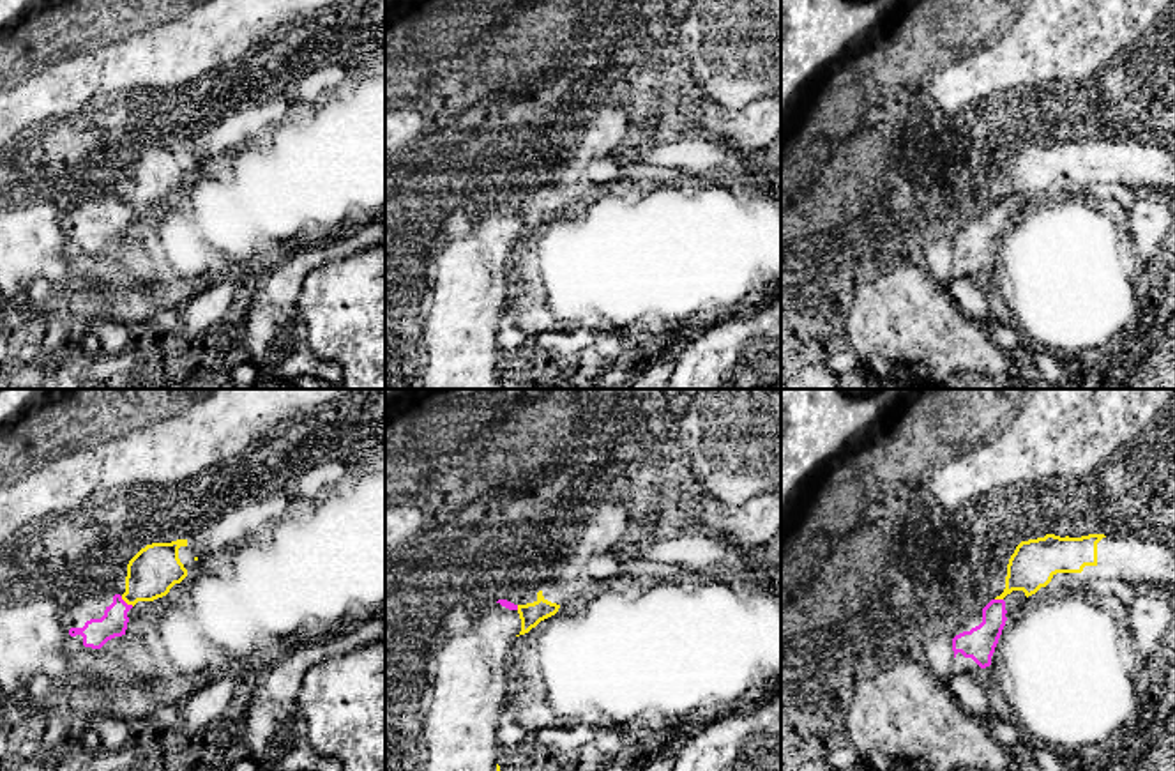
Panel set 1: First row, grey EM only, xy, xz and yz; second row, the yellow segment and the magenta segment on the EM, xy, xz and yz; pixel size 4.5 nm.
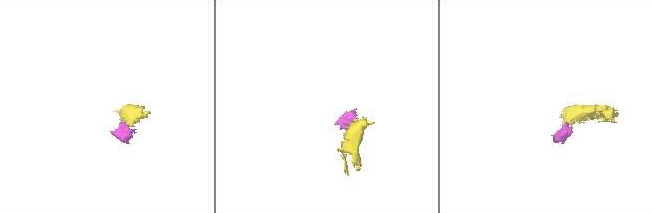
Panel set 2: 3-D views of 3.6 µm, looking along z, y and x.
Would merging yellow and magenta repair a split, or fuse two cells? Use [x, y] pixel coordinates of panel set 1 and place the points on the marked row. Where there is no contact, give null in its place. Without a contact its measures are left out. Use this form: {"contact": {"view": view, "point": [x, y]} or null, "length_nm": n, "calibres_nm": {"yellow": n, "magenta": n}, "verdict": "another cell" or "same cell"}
{"contact": {"view": "xy", "point": [128, 603]}, "length_nm": 80, "calibres_nm": {"yellow": 220, "magenta": 130}, "verdict": "another cell"}

